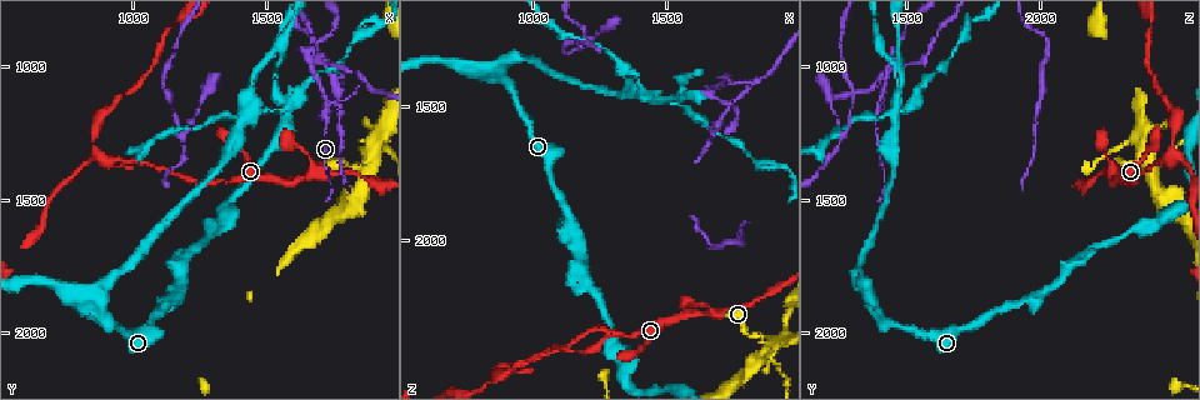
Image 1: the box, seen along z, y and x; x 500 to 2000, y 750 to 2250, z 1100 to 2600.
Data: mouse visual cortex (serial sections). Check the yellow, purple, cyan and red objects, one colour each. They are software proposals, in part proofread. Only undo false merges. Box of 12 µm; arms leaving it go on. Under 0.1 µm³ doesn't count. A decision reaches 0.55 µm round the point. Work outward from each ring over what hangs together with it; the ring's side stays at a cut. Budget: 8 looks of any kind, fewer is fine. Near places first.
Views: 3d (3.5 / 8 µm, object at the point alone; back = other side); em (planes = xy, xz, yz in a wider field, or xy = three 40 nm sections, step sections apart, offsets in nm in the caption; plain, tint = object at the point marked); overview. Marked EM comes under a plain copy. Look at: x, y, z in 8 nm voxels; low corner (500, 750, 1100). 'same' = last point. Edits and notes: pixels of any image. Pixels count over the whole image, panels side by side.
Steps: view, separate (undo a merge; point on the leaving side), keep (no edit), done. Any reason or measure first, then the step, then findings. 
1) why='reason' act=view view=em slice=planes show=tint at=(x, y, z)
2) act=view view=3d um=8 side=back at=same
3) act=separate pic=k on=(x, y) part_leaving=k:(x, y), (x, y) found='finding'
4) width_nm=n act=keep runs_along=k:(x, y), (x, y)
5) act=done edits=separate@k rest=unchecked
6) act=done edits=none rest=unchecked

why='thin neck' act=view view=3d um=3.5 at=(1720, 1150, 1400)

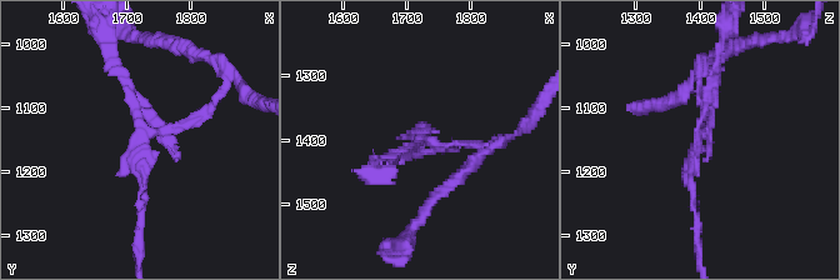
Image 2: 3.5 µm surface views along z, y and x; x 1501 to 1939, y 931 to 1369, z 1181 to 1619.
why='now the EM' act=view view=em slice=xy step=1 show=tint at=(1730, 1150, 1400)

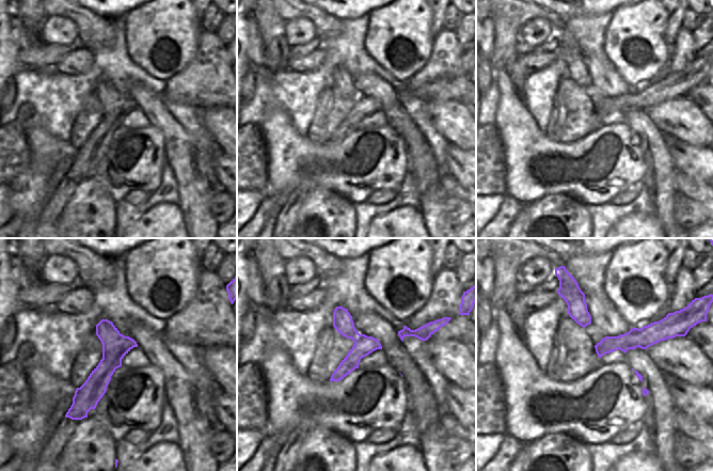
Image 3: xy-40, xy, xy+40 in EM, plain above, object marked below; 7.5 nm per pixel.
act=separate pic=2 on=(201, 116) found='a second cell is stuck on'

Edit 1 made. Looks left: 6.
why='four or more arms meet' act=view view=3d um=3.5 side=back at=(1430, 1170, 1450)

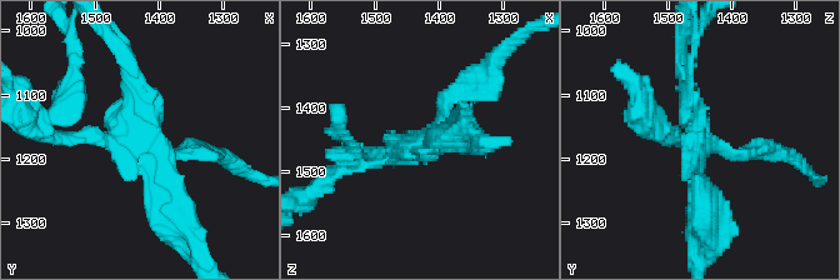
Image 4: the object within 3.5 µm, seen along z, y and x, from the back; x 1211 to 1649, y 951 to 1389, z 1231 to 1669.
why='need the tissue' act=view view=em slice=xy step=1 show=tint at=(1420, 1185, 1460)

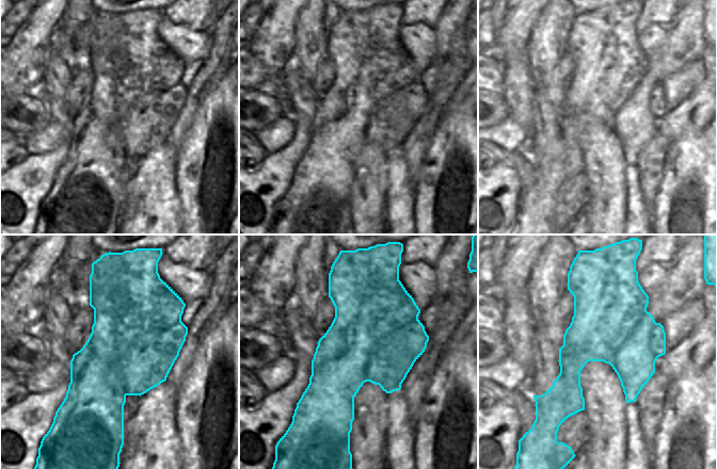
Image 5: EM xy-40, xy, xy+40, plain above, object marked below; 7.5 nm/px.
width_nm=700 act=separate pic=4 on=(38, 134) part_leaving=4:(145, 145), (56, 138), (34, 130) found='a second cell is stuck on'

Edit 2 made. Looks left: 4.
act=view view=overview

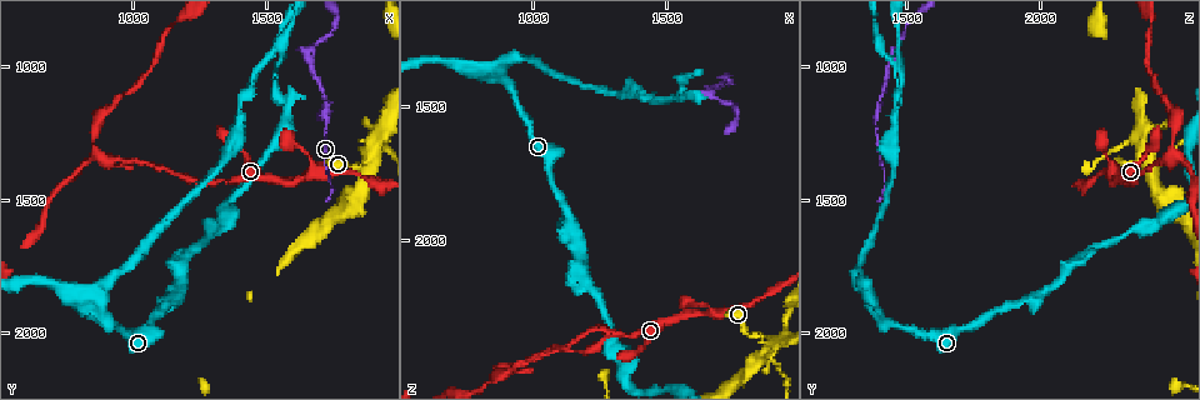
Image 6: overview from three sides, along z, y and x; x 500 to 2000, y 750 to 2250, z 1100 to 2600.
why='calibre changes' act=view view=3d um=3.5 at=(1520, 950, 1460)

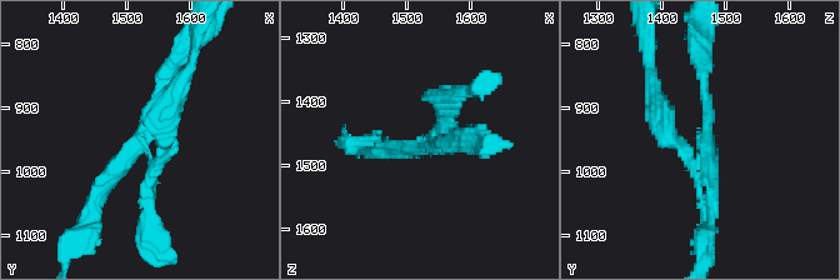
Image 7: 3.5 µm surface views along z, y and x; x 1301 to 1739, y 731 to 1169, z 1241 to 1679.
why='now the EM' act=view view=em slice=xy step=3 show=tint at=(1520, 955, 1475)

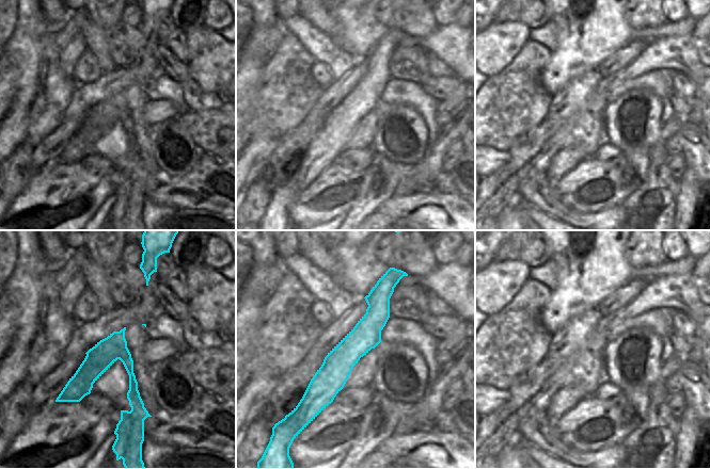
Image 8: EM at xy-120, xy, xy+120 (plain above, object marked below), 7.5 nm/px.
act=keep found='all the same cell'

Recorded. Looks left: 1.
act=done edits=separate@2,separate@4 rest=unchecked

